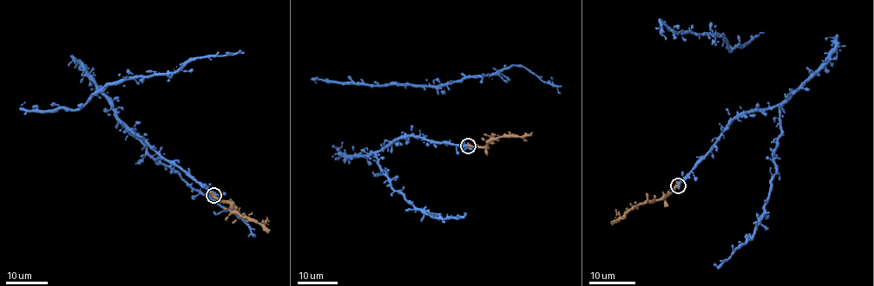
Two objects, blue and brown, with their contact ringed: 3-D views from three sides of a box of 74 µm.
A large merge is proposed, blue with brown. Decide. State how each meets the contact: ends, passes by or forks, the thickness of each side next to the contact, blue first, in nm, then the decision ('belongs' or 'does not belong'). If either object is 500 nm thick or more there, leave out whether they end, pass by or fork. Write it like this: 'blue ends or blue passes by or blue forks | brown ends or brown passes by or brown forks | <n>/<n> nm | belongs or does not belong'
blue passes by | brown passes by | 440/320 nm | belongs

